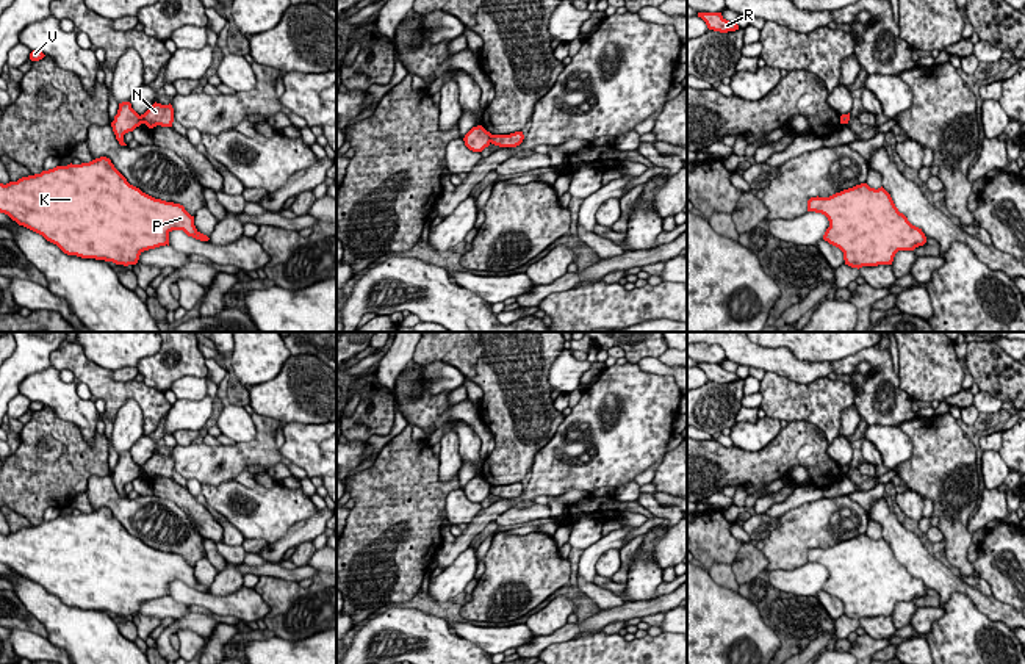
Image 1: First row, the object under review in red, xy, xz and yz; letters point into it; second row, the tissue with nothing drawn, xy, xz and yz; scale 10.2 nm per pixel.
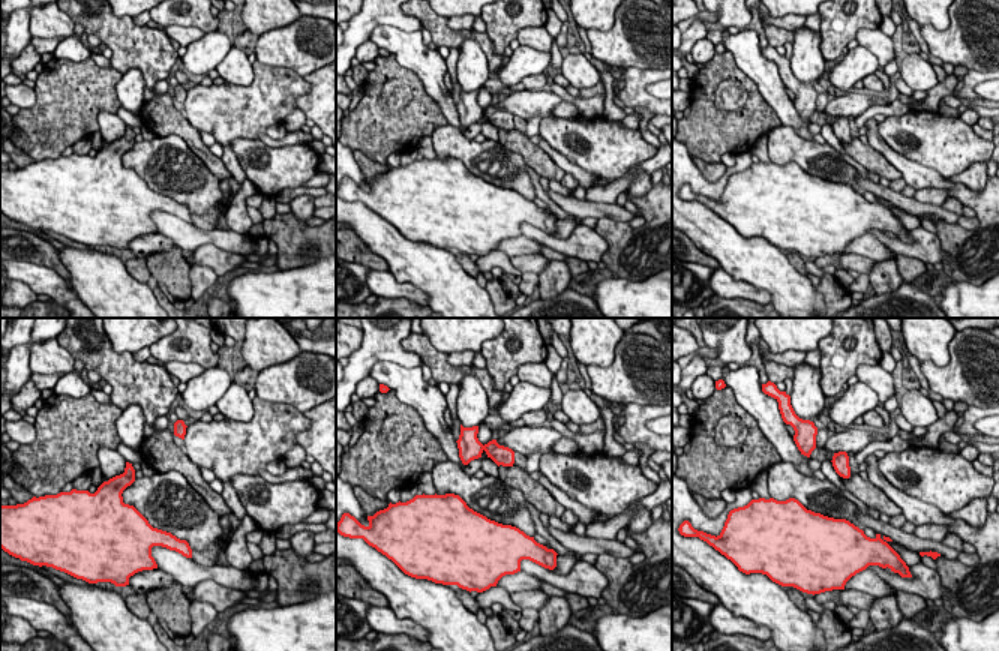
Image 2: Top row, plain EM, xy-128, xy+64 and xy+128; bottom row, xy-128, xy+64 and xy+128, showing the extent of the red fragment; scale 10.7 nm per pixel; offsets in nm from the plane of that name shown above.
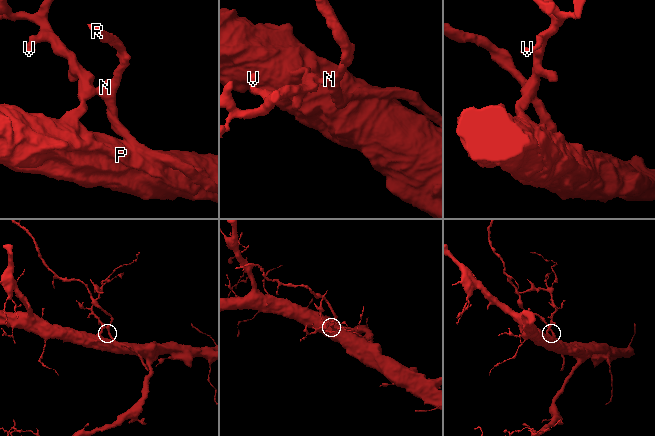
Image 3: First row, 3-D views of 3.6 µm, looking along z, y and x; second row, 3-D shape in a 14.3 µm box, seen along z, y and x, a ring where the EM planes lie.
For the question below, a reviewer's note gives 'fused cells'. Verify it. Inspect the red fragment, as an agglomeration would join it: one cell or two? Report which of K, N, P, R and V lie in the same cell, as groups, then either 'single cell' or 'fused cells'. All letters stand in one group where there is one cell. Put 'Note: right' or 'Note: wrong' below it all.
K P V / N R; fused cells
Note: right

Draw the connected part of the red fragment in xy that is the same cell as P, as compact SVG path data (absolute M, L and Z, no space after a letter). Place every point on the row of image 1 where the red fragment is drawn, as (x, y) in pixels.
M106 157L0 183L0 213L42 235L67 255L124 266L136 265L144 251L169 246L172 230L183 230L200 241L210 240L196 229L194 216L183 205L155 199L130 185Z

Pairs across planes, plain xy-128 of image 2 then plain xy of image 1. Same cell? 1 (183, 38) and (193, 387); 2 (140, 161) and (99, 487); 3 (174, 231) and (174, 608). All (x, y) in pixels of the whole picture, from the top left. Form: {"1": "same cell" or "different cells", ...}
{"1": "same cell", "2": "same cell", "3": "different cells"}

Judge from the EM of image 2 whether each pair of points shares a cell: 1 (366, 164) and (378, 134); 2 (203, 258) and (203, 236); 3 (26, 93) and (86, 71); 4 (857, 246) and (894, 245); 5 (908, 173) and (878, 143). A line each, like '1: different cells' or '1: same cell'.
1: different cells
2: different cells
3: different cells
4: different cells
5: same cell

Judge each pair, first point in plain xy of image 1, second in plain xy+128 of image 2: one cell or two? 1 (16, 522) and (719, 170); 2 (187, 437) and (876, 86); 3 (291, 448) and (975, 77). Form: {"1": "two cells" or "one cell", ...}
{"1": "one cell", "2": "one cell", "3": "one cell"}

